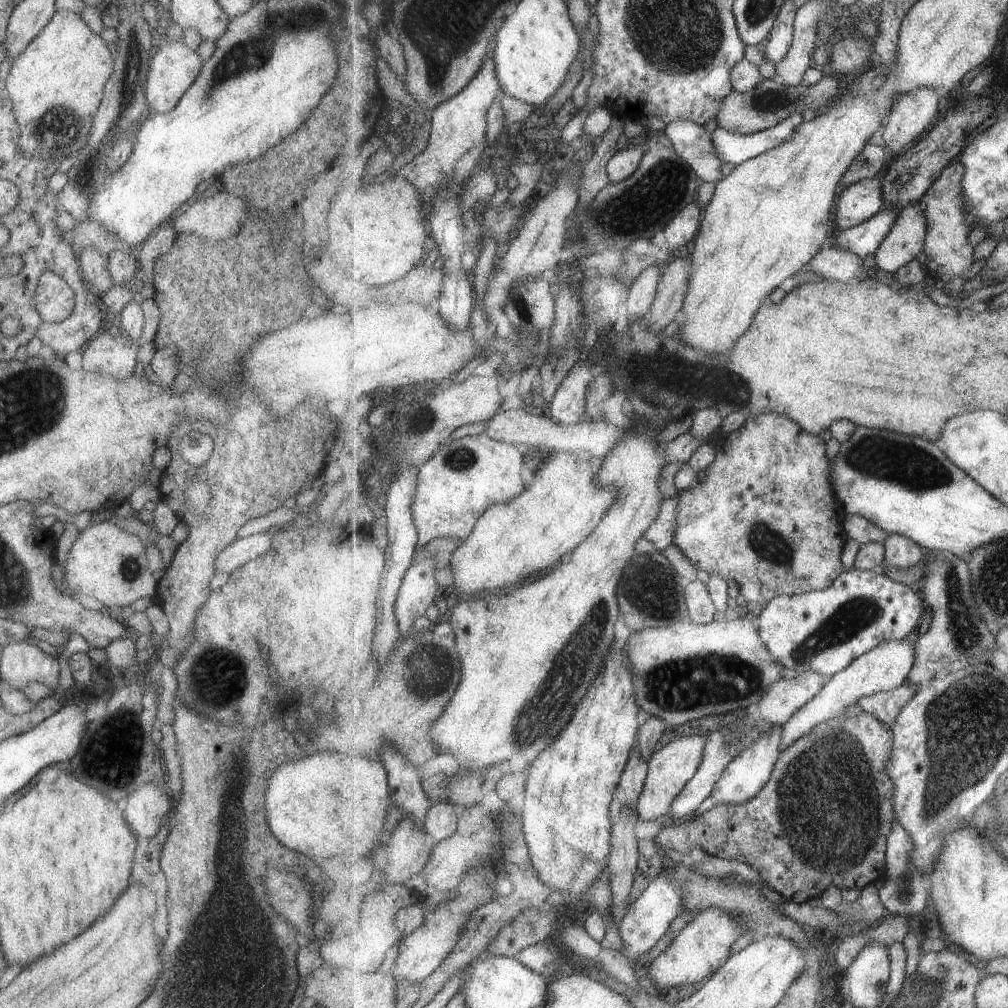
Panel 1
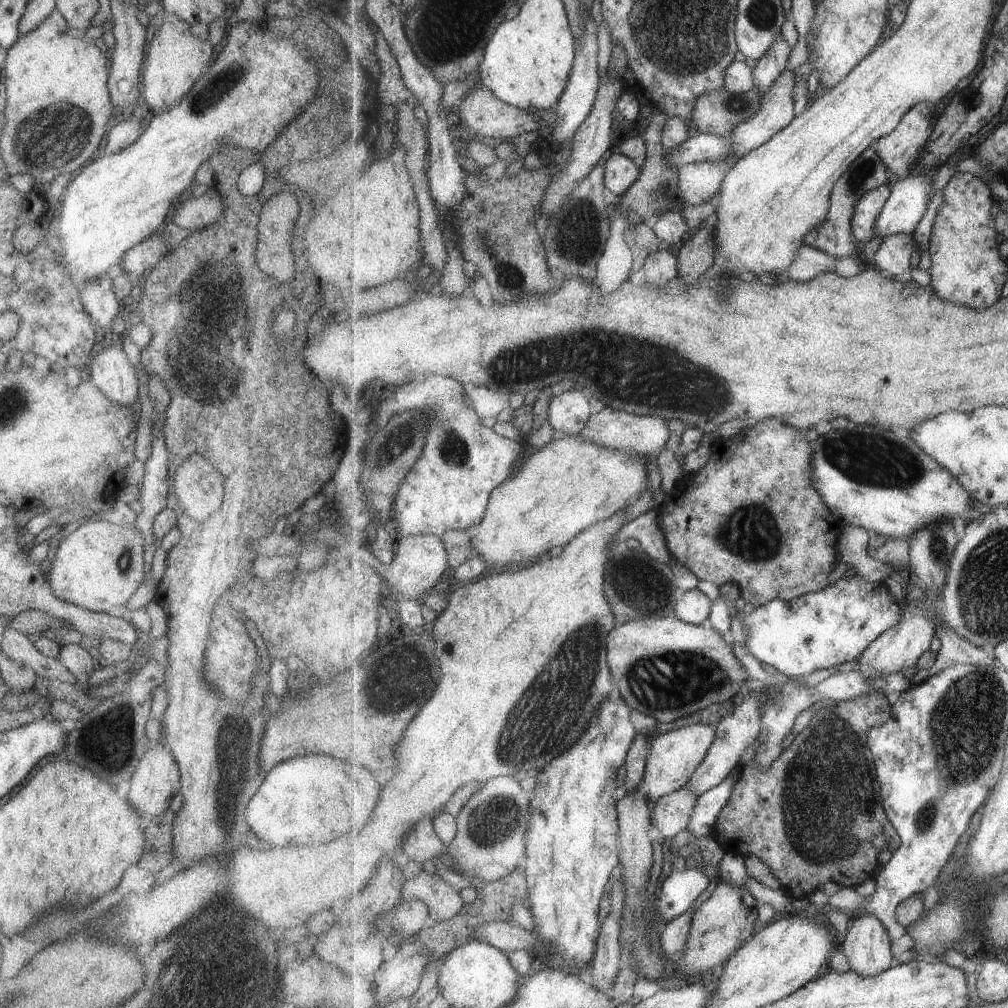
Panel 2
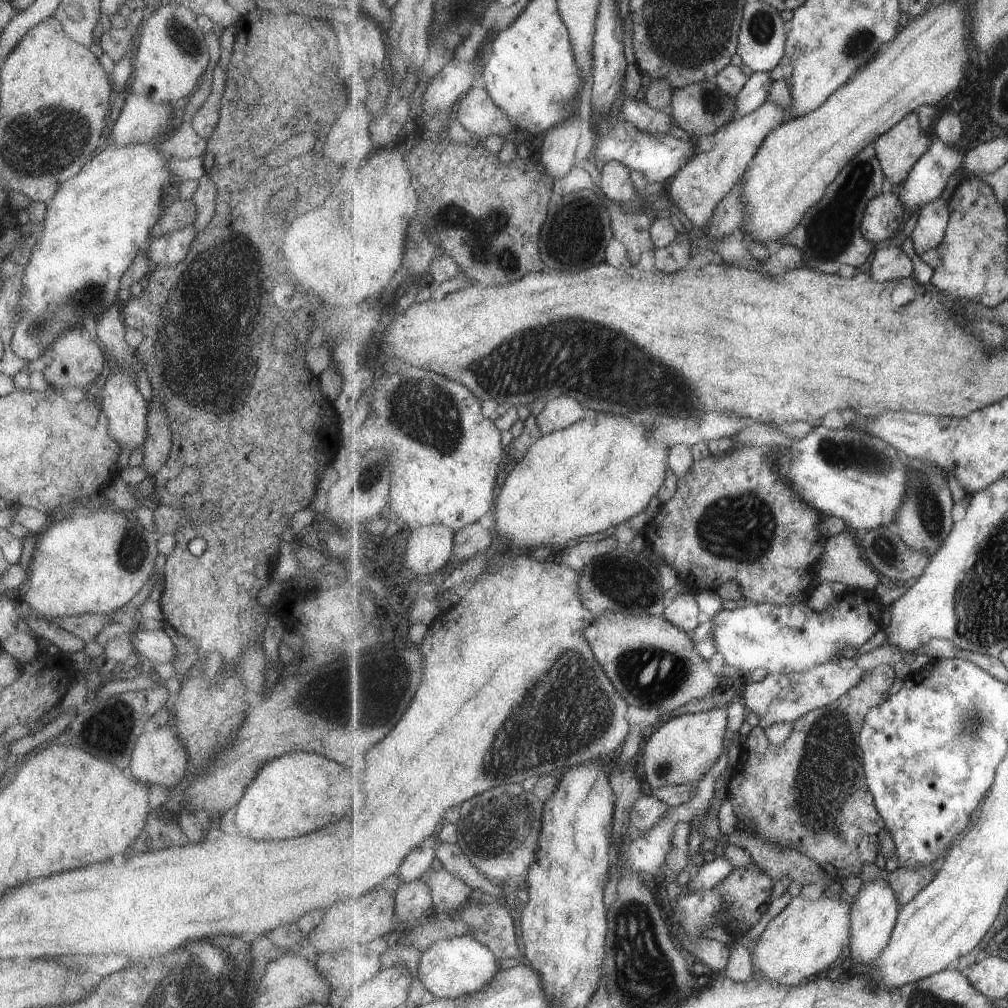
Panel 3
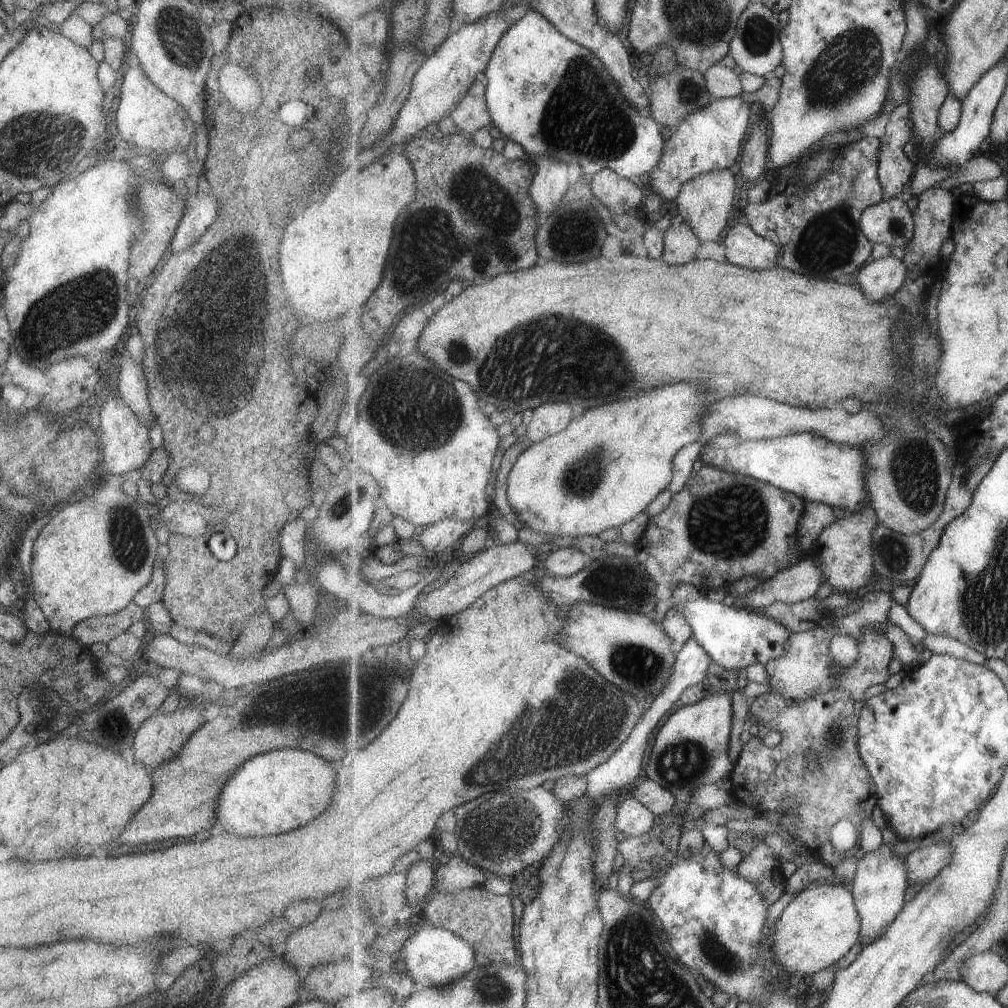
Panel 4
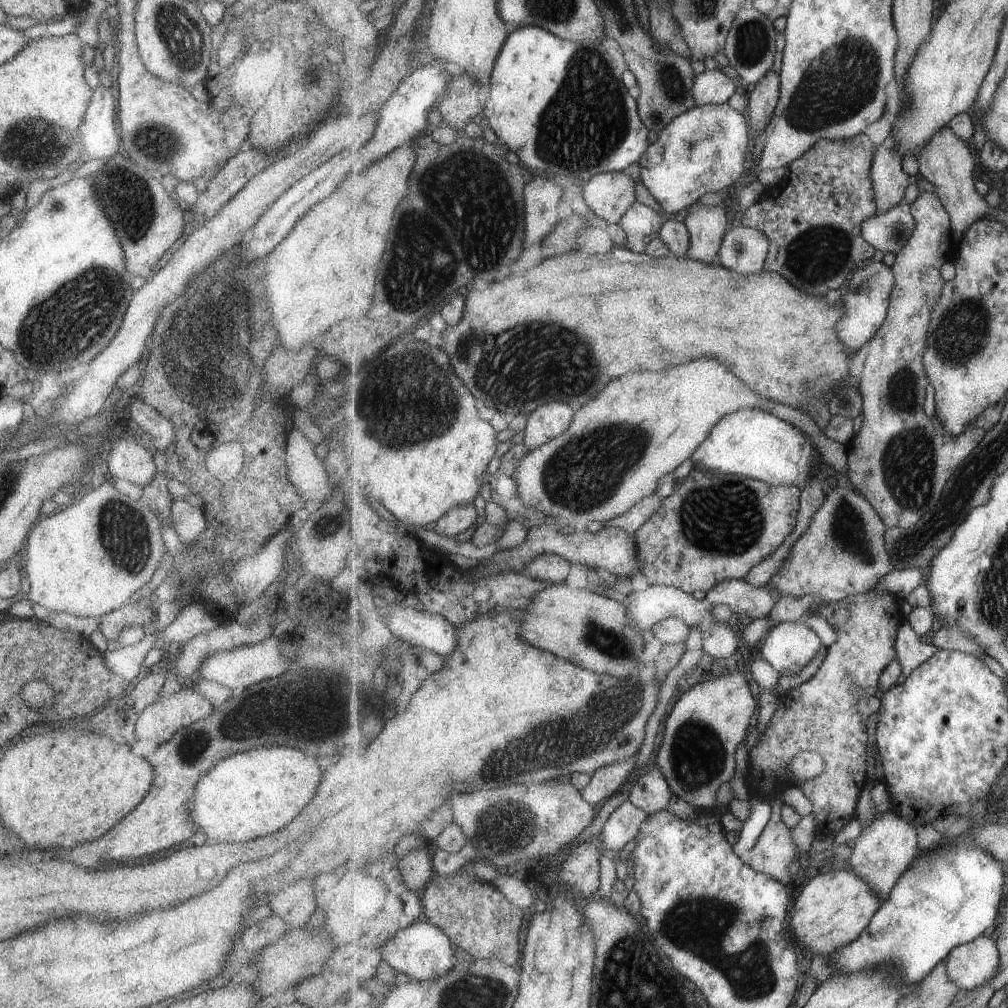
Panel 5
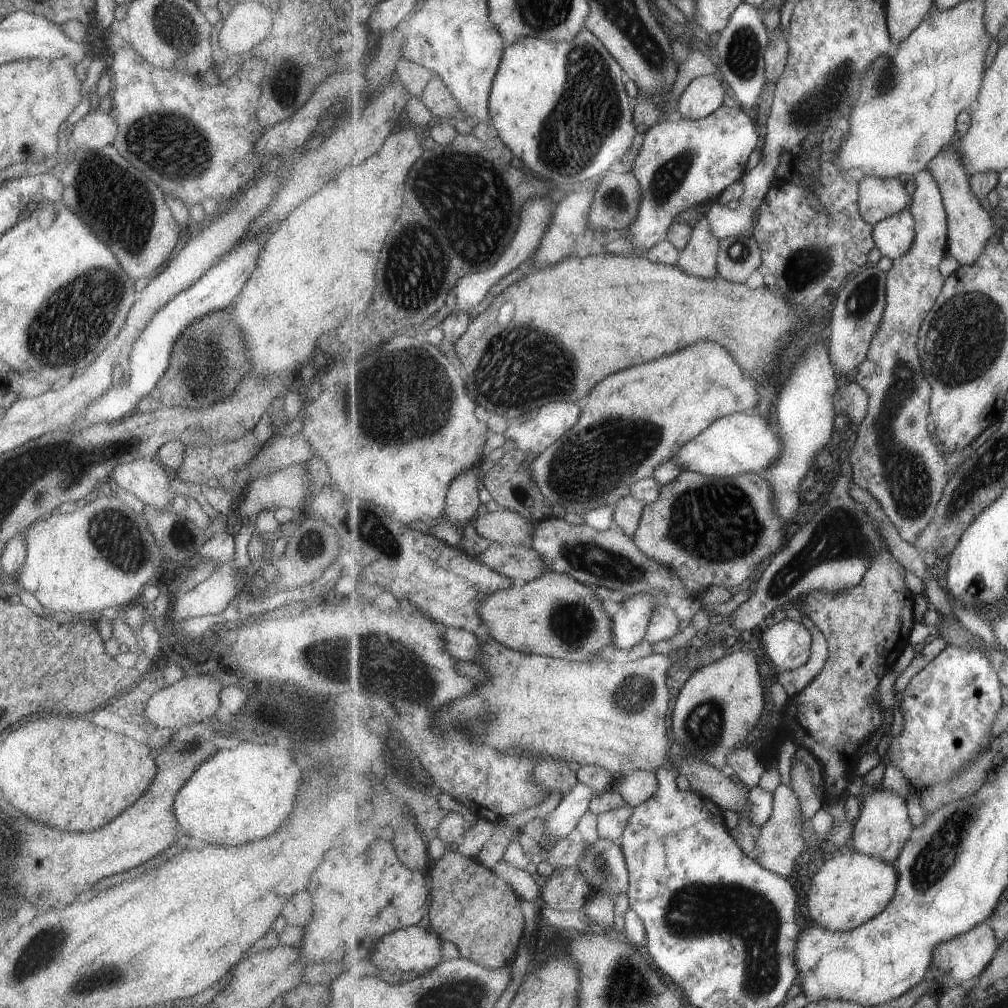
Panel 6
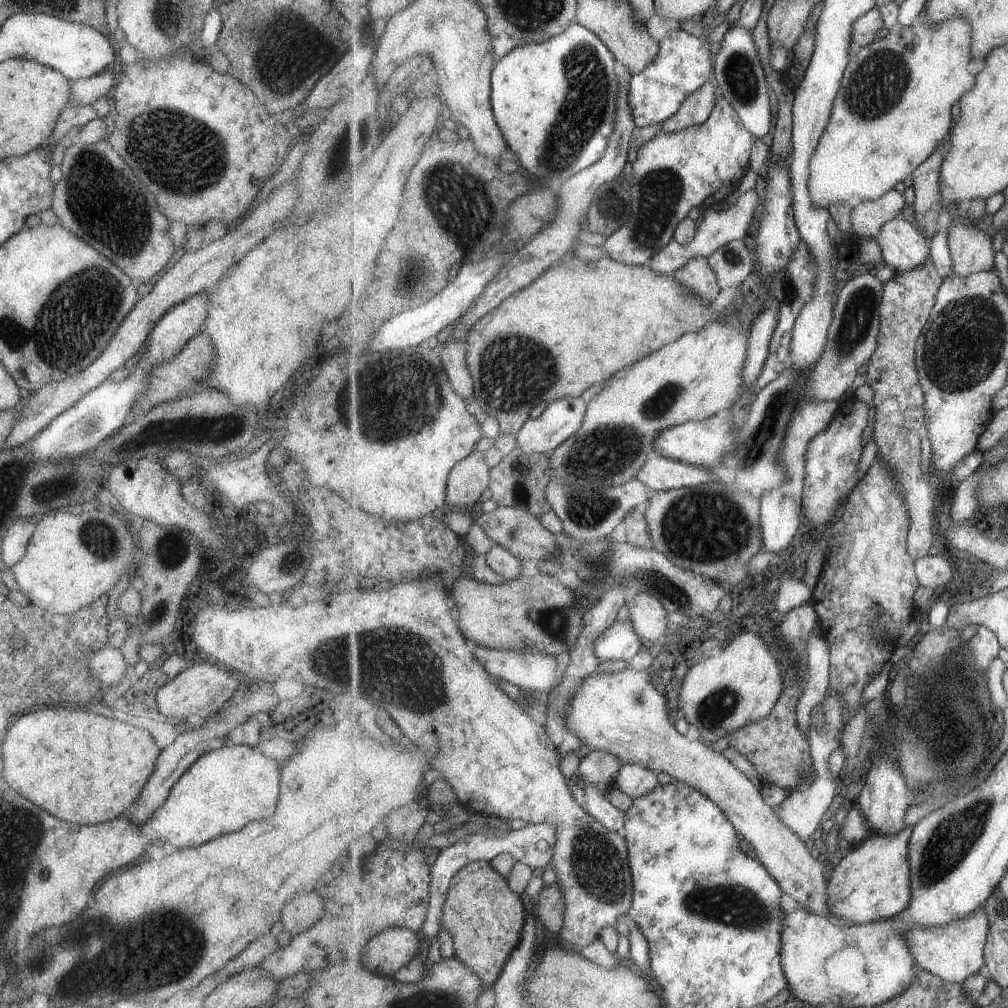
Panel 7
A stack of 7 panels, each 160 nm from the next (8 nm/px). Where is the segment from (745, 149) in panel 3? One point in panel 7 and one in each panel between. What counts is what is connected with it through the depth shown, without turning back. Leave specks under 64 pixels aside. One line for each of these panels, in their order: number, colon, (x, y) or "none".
4: (705, 203)
5: (708, 225)
6: (700, 257)
7: (696, 274)

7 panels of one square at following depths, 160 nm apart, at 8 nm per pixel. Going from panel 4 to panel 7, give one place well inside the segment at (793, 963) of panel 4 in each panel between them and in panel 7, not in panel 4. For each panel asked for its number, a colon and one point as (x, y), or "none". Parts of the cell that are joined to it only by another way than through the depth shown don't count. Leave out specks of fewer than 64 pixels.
5: (834, 908)
6: (849, 889)
7: (872, 882)

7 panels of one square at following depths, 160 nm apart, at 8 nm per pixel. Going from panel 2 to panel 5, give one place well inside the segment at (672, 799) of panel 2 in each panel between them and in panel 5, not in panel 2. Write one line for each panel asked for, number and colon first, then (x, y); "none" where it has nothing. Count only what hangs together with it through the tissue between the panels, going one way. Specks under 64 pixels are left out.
3: (649, 810)
4: (634, 819)
5: (625, 822)

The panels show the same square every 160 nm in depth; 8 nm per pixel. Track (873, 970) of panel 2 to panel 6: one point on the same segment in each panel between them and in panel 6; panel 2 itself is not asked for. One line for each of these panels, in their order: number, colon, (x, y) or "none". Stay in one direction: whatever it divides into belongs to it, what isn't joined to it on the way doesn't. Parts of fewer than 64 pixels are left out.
3: (875, 909)
4: (880, 886)
5: (886, 849)
6: (883, 828)

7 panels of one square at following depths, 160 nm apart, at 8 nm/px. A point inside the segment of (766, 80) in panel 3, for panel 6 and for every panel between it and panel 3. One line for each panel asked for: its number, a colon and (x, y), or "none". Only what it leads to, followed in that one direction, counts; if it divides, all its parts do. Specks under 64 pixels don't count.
4: (712, 139)
5: (703, 150)
6: (683, 162)

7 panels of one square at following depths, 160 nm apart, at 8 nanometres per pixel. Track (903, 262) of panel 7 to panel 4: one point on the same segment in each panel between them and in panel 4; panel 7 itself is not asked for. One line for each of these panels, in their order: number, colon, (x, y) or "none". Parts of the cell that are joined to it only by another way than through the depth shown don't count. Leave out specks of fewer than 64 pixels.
4: (890, 222)
5: (890, 231)
6: (894, 236)

